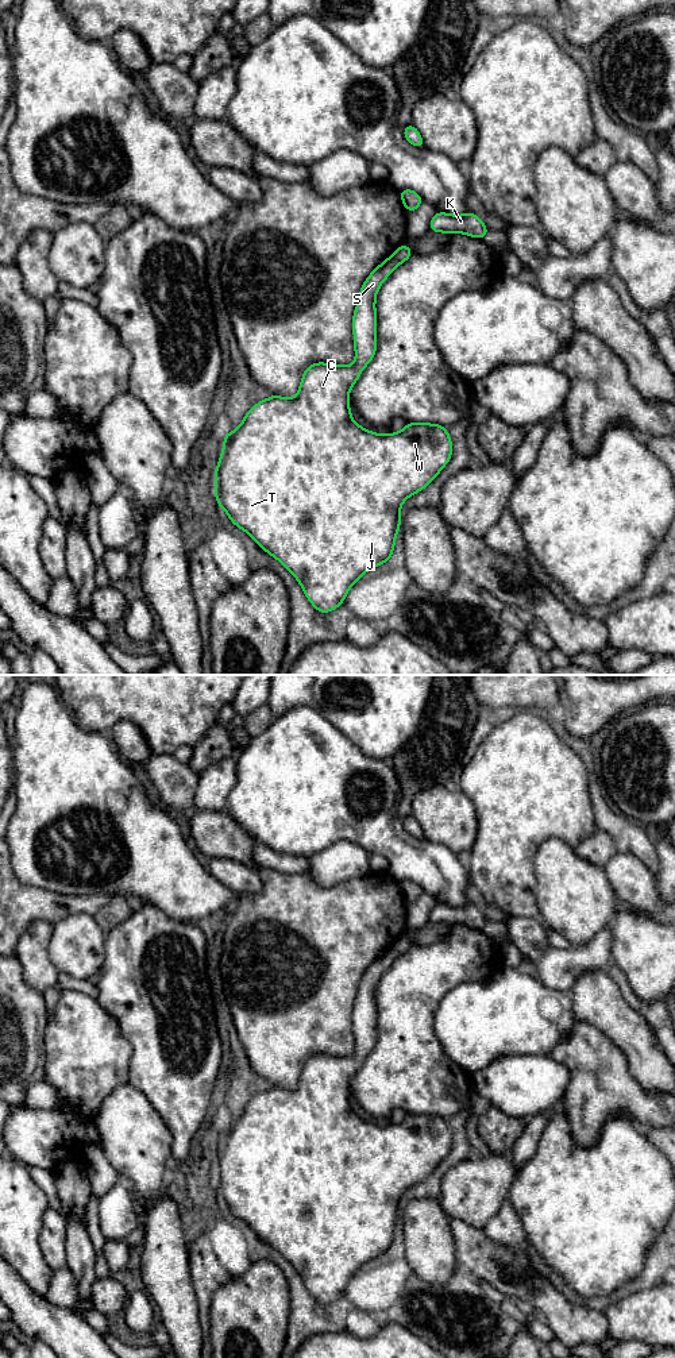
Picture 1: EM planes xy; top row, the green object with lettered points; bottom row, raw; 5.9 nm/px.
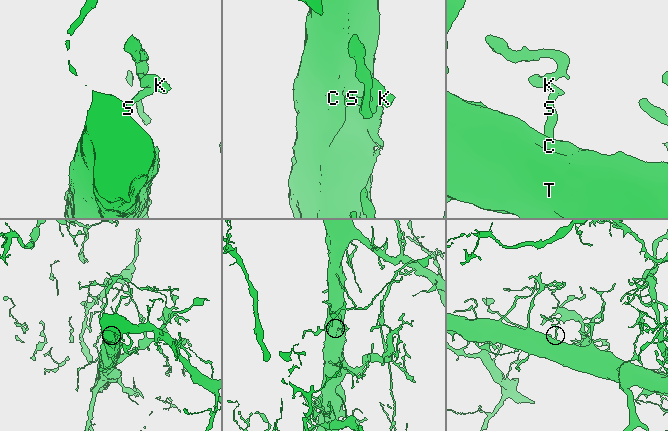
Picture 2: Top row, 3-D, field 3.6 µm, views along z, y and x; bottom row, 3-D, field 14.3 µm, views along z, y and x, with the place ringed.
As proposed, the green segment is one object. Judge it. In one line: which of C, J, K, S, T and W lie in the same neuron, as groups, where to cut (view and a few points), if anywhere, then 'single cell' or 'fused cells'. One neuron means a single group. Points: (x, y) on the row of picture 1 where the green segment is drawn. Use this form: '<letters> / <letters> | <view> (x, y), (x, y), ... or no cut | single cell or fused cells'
C J K S T W | no cut | single cell

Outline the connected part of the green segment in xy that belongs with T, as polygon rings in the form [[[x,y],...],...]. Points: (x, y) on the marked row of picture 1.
[[[402,243],[366,278],[352,319],[355,362],[351,366],[313,363],[305,369],[294,398],[271,394],[256,402],[242,424],[224,435],[221,458],[216,464],[217,505],[234,525],[247,532],[294,575],[319,613],[343,605],[348,590],[364,572],[390,562],[400,532],[401,505],[427,487],[451,459],[451,437],[439,424],[408,423],[401,432],[378,435],[358,425],[350,413],[348,393],[377,351],[377,292],[390,273],[413,255],[410,247]]]

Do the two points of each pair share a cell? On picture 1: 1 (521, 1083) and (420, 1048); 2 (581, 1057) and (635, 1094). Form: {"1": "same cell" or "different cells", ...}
{"1": "different cells", "2": "same cell"}

